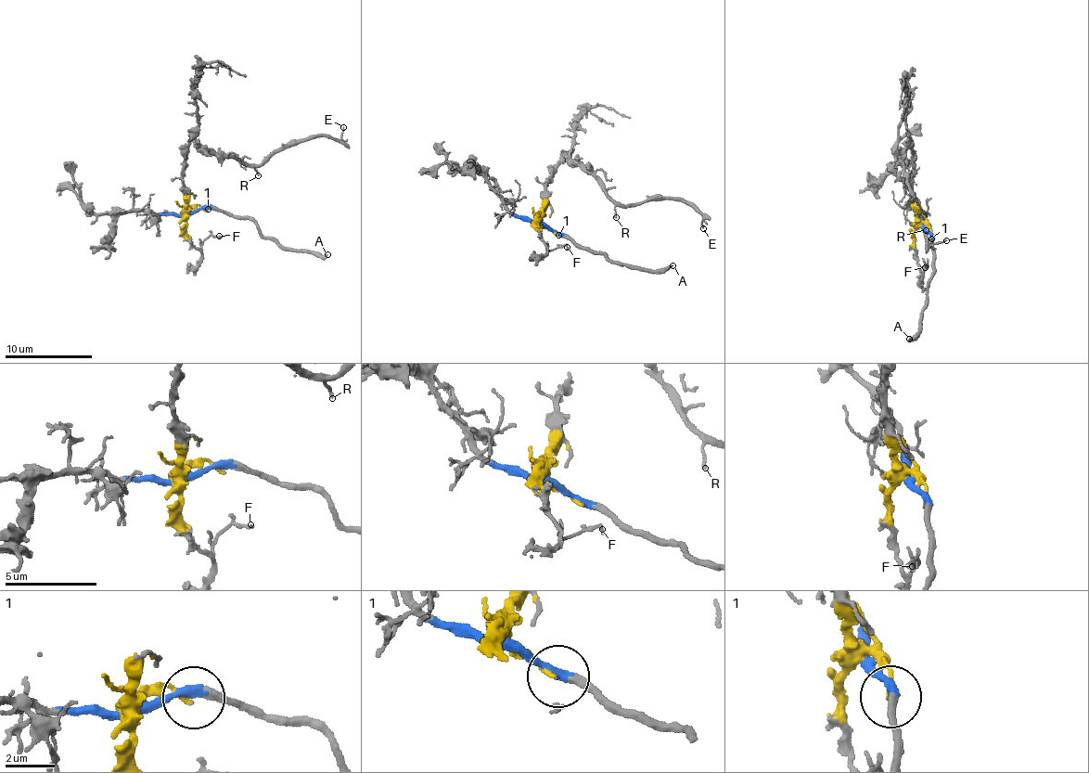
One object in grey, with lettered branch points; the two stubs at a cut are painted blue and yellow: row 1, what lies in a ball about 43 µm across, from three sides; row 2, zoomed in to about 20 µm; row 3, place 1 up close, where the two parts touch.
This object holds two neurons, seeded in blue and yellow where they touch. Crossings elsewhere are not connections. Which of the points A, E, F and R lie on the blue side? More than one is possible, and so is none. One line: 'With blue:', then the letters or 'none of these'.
With blue: A

